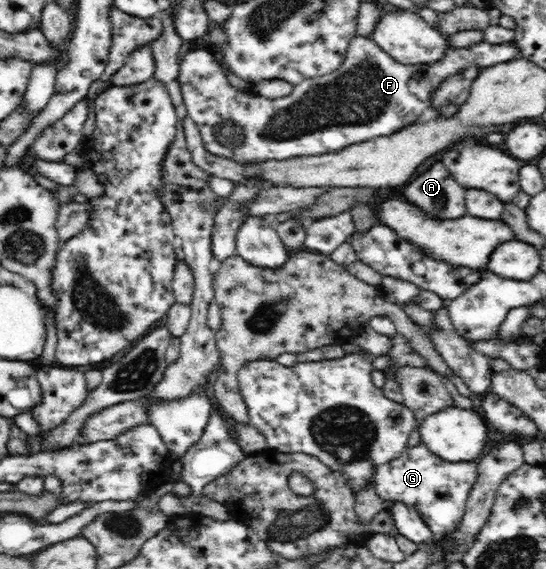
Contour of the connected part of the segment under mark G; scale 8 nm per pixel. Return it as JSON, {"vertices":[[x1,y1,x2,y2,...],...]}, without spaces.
{"vertices":[[422,442,416,446,406,446,403,453,397,460,383,464,377,469,374,475,375,491,380,500,390,503,401,503,414,506,421,514,423,521,435,535,449,535,459,525,466,510,466,501,469,497,472,485,476,482,478,467,476,461,459,461,458,464,451,464,441,460,434,453,429,452]]}

